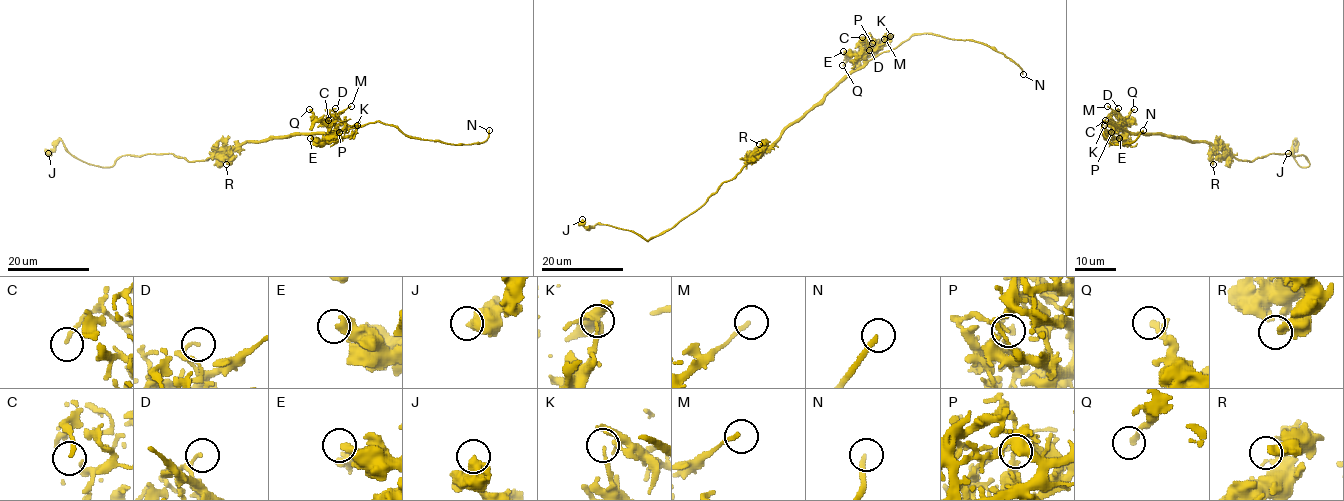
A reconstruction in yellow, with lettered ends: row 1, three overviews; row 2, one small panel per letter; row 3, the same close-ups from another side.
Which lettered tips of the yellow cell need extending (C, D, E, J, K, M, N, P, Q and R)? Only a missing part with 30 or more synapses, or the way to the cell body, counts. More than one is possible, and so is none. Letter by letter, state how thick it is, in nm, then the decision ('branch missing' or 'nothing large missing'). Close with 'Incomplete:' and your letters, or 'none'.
C: 160 nm | nothing large missing
D: 80 nm | nothing large missing
E: 440 nm | nothing large missing
J: 600 nm | nothing large missing
K: 180 nm | nothing large missing
M: 180 nm | nothing large missing
N: 240 nm | branch missing
P: 180 nm | nothing large missing
Q: 150 nm | nothing large missing
R: 360 nm | nothing large missing
Incomplete: N

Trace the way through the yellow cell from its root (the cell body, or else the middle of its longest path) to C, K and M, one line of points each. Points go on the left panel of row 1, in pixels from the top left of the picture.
C: (261, 141), (292, 135), (329, 134), (328, 120)
K: (261, 141), (315, 134), (329, 134), (331, 139), (341, 139), (351, 136), (357, 125)
M: (261, 141), (292, 135), (329, 134), (328, 125), (351, 106)

